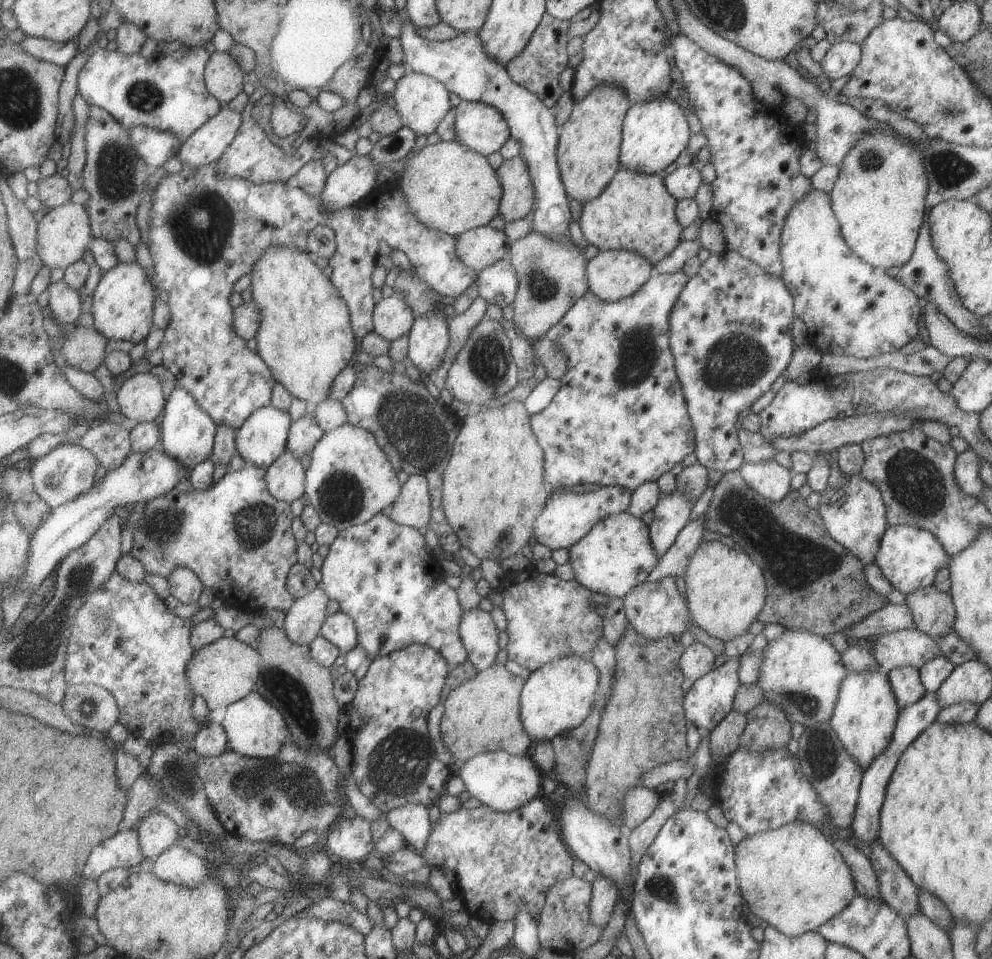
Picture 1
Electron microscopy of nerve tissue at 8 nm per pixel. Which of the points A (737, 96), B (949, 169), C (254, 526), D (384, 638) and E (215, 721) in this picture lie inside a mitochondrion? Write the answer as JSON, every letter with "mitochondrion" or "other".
{"A":"other","B":"mitochondrion","C":"mitochondrion","D":"mitochondrion","E":"other"}

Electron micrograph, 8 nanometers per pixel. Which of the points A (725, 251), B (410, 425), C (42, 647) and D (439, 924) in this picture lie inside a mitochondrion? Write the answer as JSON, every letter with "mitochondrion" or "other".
{"A":"other","B":"mitochondrion","C":"mitochondrion","D":"other"}

